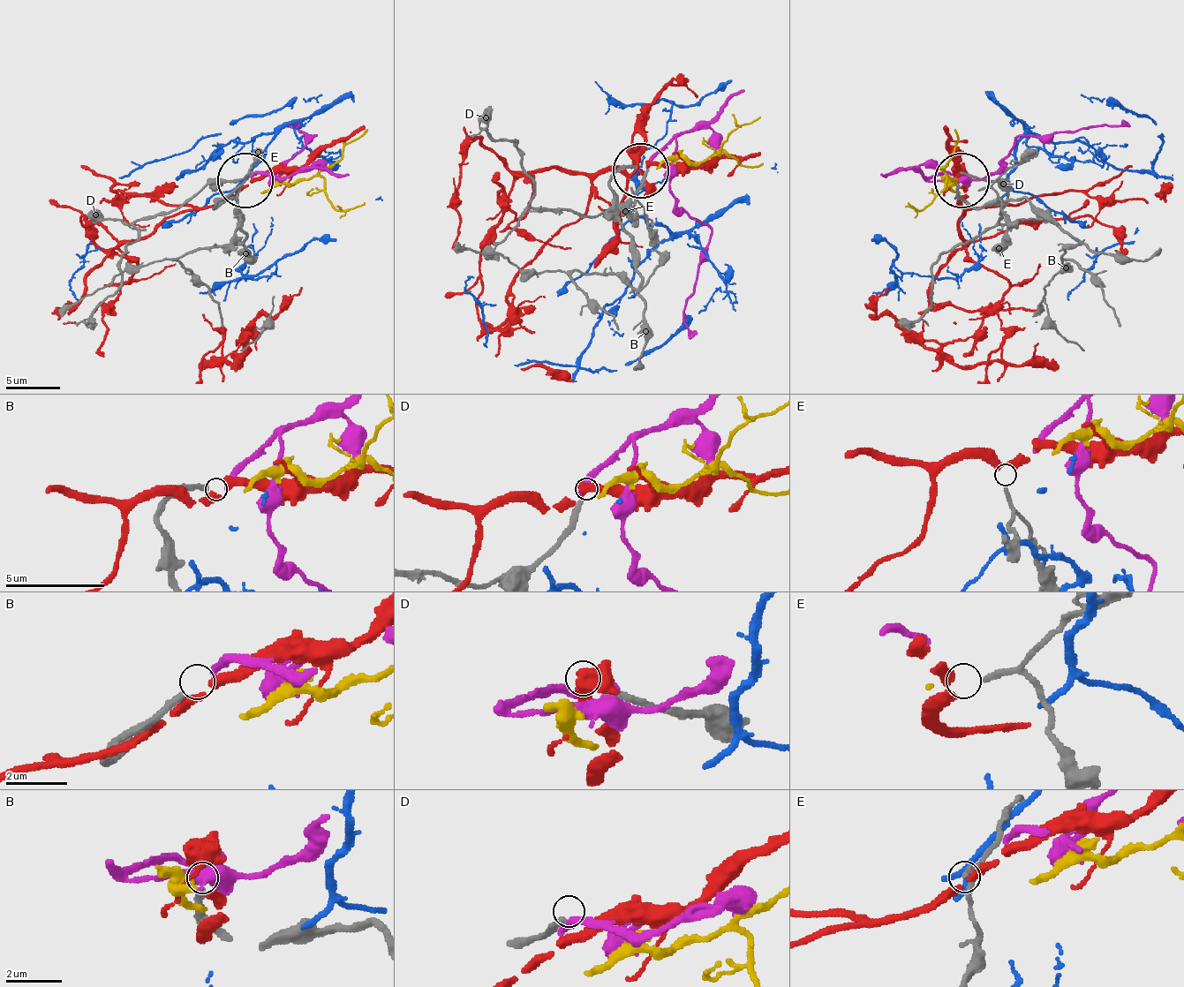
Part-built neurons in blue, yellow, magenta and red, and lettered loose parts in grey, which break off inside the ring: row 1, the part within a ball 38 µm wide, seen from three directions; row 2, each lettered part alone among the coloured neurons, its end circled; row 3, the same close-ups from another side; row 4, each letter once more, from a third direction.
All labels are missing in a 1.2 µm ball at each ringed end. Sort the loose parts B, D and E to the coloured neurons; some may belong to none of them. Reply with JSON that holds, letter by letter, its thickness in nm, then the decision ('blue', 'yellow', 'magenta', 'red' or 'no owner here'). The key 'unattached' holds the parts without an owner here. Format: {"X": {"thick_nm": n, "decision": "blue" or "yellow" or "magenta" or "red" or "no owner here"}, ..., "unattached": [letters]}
{"B": {"thick_nm": 240, "decision": "magenta"}, "D": {"thick_nm": 240, "decision": "no owner here"}, "E": {"thick_nm": 170, "decision": "red"}, "unattached": ["D"]}

